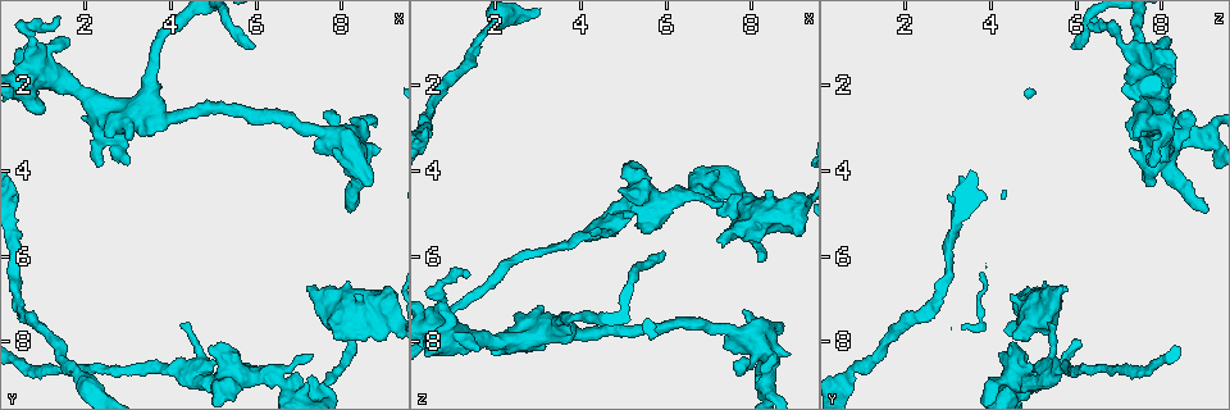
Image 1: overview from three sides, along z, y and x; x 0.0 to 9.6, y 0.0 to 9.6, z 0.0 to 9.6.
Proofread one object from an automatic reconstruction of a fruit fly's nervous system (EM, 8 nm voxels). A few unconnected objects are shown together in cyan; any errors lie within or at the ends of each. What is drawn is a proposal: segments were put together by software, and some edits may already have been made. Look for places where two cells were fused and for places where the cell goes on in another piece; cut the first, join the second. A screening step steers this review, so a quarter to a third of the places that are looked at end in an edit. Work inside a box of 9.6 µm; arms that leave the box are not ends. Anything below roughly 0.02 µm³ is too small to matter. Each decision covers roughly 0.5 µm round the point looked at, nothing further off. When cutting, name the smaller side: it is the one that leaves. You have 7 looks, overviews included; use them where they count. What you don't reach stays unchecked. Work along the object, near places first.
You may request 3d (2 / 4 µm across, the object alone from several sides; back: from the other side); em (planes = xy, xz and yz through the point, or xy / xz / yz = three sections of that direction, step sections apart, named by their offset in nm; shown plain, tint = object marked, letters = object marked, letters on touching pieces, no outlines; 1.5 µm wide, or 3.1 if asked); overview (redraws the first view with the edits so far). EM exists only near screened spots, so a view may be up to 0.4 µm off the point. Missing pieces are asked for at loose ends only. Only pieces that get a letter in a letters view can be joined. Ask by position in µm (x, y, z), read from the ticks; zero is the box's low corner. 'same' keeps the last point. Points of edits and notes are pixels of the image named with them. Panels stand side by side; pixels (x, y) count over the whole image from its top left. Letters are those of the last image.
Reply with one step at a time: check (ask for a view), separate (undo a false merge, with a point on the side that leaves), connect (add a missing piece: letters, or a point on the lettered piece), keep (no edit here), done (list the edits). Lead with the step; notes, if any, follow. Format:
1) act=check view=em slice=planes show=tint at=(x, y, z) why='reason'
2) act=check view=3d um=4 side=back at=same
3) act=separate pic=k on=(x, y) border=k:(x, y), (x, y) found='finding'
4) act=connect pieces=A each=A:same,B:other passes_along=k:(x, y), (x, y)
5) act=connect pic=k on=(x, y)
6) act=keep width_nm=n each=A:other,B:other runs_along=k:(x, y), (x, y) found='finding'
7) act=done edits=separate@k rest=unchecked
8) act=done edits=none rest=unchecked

act=check view=3d um=2 at=(5.95, 1.15, 5.85)

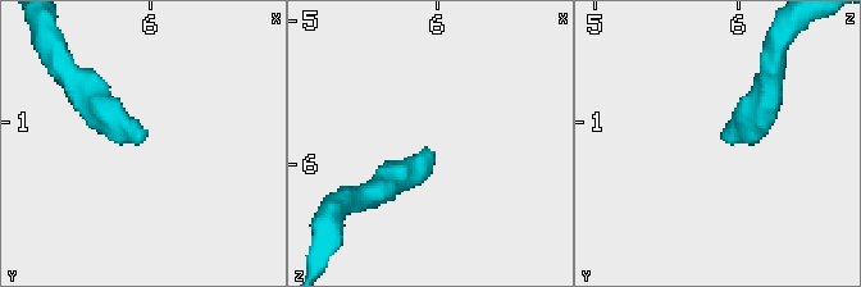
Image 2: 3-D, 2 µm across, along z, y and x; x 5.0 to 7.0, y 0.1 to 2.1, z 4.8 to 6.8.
act=check view=em slice=xz step=4 show=tint at=(5.92, 1.08, 5.86) why='shape alone is not enough'

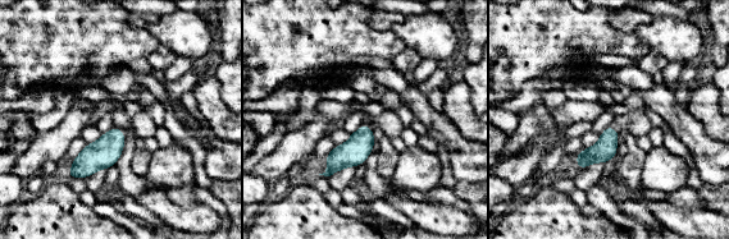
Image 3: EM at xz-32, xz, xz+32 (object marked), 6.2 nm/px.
act=check view=em slice=xy step=4 show=letters at=same

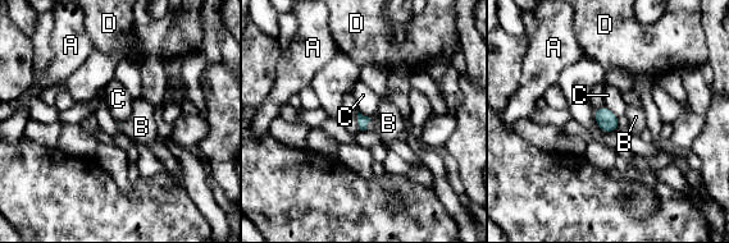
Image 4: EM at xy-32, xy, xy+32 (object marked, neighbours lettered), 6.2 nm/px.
act=connect pic=4 on=(388, 123) longest_contact=C:140nm each=A:other,B:same,C:other,D:other passes_along=4:(363, 120), (367, 124), (388, 123) found='it goes on there'

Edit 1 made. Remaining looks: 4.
act=check view=overview

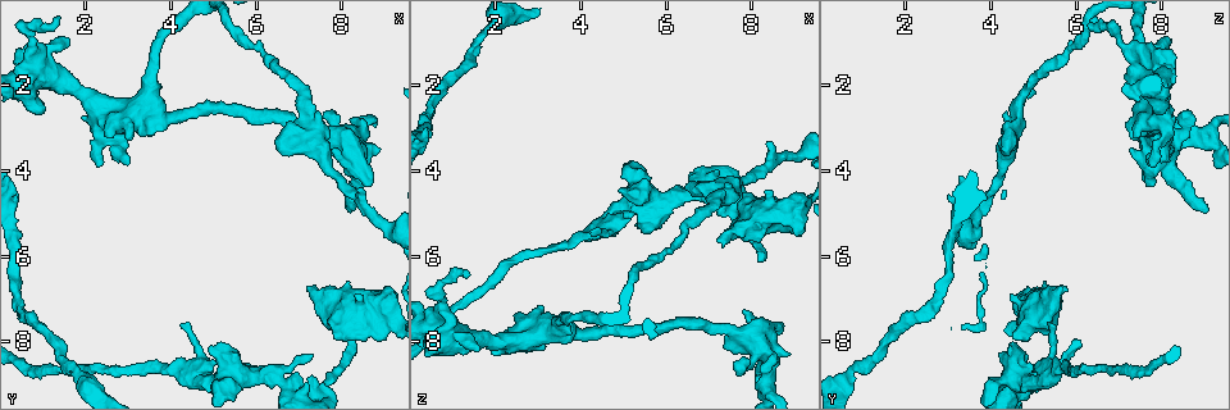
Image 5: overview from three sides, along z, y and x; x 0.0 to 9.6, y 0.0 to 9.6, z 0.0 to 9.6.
act=check view=3d um=2 at=(2.65, 2.95, 7.95) why='sharp bend'

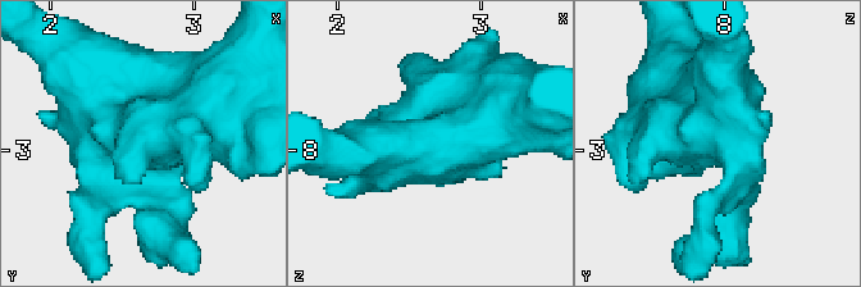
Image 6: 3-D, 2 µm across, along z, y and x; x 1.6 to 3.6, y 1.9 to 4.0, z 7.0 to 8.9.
act=check view=em slice=xz step=4 show=letters at=same

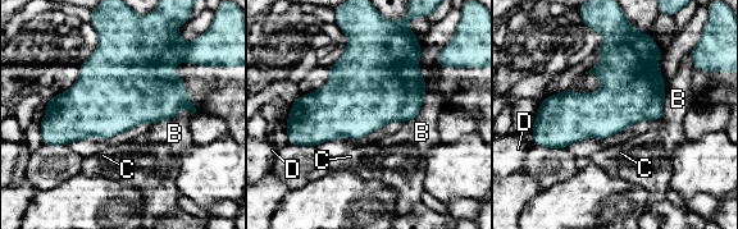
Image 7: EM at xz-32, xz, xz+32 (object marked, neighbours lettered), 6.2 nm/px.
act=keep width_nm=400 each=B:other,C:other,D:other border=7:(427, 77), (420, 110), (404, 123) found='one cell here'

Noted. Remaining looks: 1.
act=check view=em slice=planes show=letters at=(6.45, 8.85, 4.55) why='branch point'

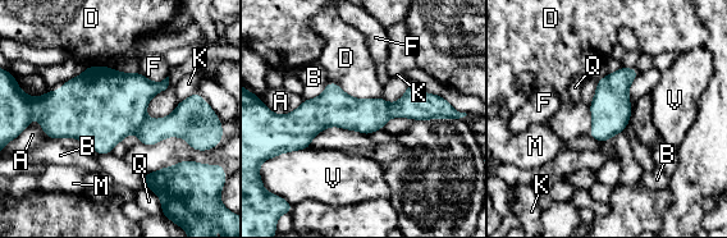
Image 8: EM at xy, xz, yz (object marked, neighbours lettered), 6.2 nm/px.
act=separate pic=8 on=(181, 123) width_nm=220 each=A:other,B:other,D:other,F:other,K:other,M:other,Q:other,V:other border=8:(146, 118), (135, 129) found='two cells meet here'

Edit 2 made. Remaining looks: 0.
act=done edits=connect@4,separate@8 rest=unchecked

